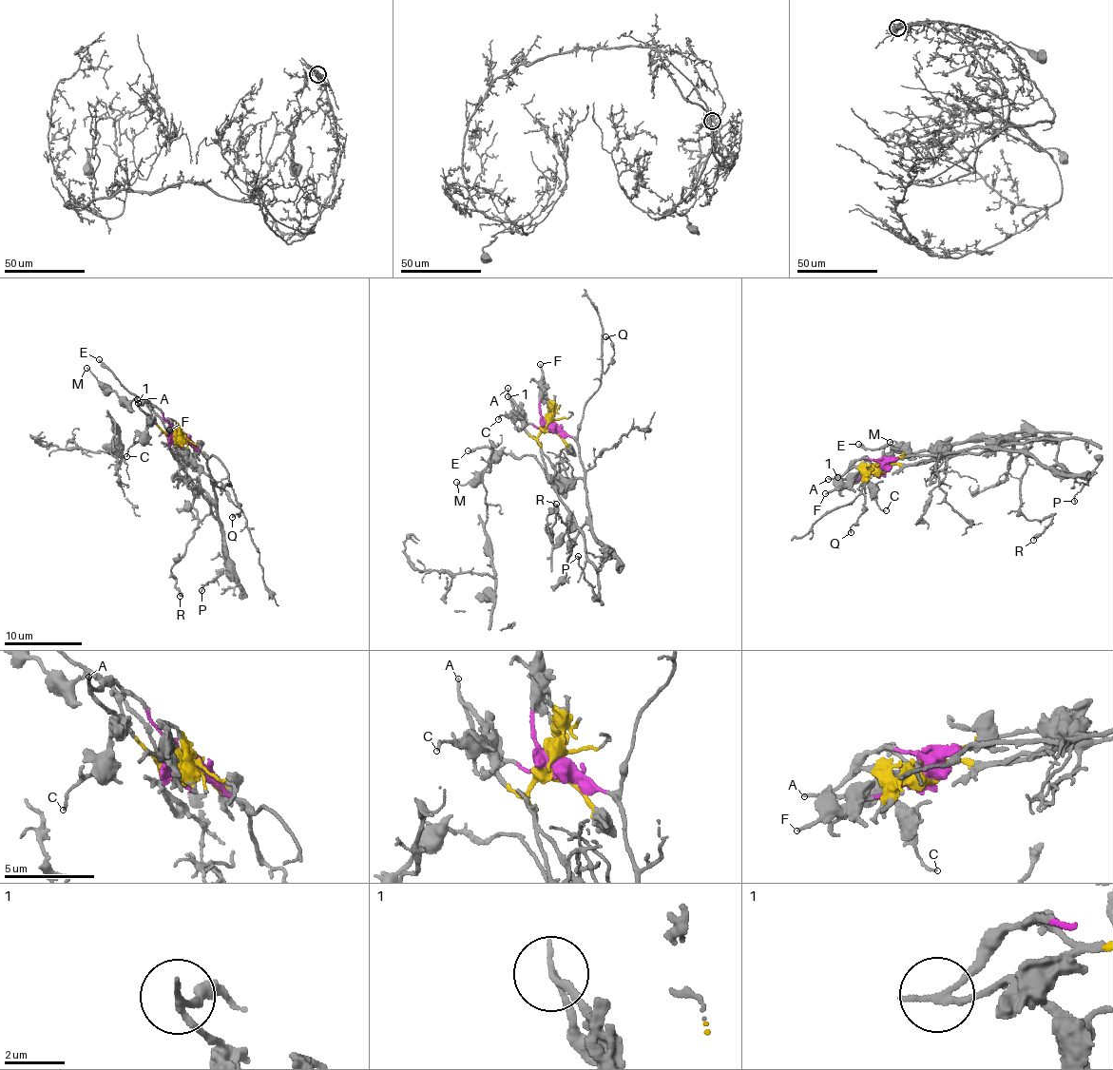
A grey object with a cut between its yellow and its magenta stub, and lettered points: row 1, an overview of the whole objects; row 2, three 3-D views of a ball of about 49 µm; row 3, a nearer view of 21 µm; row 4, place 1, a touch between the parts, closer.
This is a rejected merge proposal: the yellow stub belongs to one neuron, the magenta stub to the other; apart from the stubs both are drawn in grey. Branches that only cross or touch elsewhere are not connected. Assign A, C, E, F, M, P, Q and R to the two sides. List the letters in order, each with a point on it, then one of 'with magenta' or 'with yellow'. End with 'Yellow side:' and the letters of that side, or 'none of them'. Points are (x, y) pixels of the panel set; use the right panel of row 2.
A: (828, 479) | with magenta
C: (886, 510) | with yellow
E: (858, 444) | with yellow
F: (825, 493) | with magenta
M: (890, 442) | with yellow
P: (1074, 501) | with yellow
Q: (851, 532) | with magenta
R: (1033, 540) | with magenta
Yellow side: C, E, M, P

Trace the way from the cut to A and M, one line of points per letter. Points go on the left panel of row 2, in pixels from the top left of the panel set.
A: (178, 438), (152, 405), (148, 402), (137, 404), (138, 399)
M: (178, 436), (167, 433), (173, 457), (175, 451), (165, 427), (144, 400), (126, 400), (103, 385), (86, 368)

